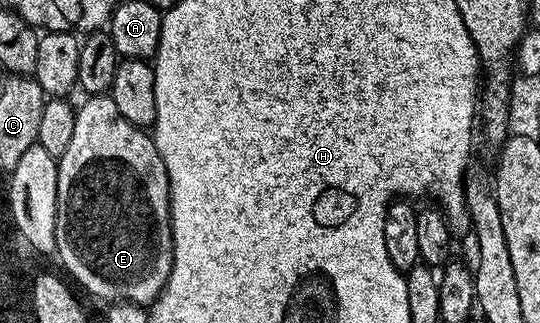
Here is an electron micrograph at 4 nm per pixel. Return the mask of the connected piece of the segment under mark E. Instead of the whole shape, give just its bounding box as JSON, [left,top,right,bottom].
[54,94,174,306]

